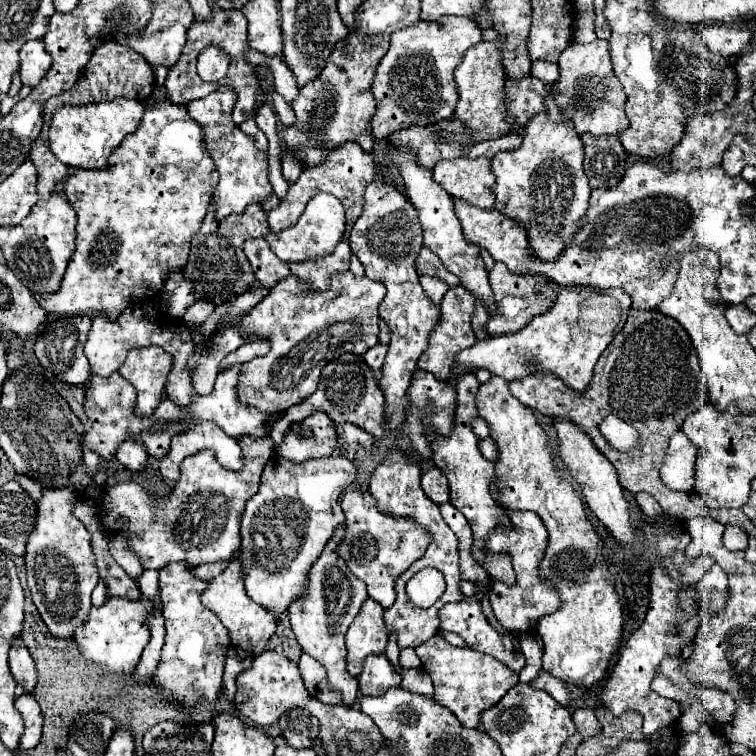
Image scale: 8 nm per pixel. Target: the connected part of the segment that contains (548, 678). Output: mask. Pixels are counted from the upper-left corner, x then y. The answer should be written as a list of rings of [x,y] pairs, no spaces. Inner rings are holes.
[[[540,671],[540,675],[530,685],[548,691],[560,705],[568,705],[568,701],[570,701],[570,693],[568,693],[566,683],[556,679],[556,677],[552,677],[552,675],[548,675],[546,671]]]

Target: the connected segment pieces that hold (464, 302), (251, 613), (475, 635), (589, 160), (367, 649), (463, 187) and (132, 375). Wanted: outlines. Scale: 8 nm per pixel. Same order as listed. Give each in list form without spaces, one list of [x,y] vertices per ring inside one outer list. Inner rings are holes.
[[[458,285],[458,287],[448,289],[440,307],[442,307],[442,323],[436,327],[436,331],[432,331],[430,341],[428,341],[428,349],[418,359],[418,367],[422,371],[436,375],[436,379],[440,379],[440,381],[446,381],[452,375],[456,353],[460,353],[462,349],[468,349],[476,343],[476,337],[474,337],[474,331],[470,325],[470,319],[476,311],[476,299],[468,291],[464,291],[464,287]]]
[[[230,561],[230,565],[210,581],[208,591],[204,591],[202,595],[202,603],[216,613],[216,617],[222,621],[222,625],[228,629],[230,641],[234,647],[252,653],[252,655],[260,655],[268,643],[268,639],[274,635],[276,631],[276,617],[272,611],[266,611],[266,607],[254,603],[244,589],[244,573],[242,573],[242,565],[240,561]]]
[[[488,581],[488,583],[484,583],[484,585],[482,585],[482,583],[474,583],[474,585],[476,585],[476,593],[474,593],[472,597],[464,597],[464,599],[458,601],[458,603],[446,603],[446,605],[440,609],[440,629],[442,629],[442,631],[452,631],[452,633],[460,635],[460,637],[466,641],[466,645],[468,645],[470,649],[476,649],[476,651],[480,651],[480,653],[488,653],[488,655],[496,657],[498,661],[506,663],[514,673],[520,673],[520,669],[526,665],[526,659],[524,659],[524,653],[522,653],[522,649],[520,649],[518,639],[516,639],[516,655],[514,655],[514,637],[512,637],[510,633],[506,633],[506,635],[498,633],[498,631],[488,623],[488,619],[486,619],[486,615],[484,615],[484,609],[482,609],[482,605],[480,605],[480,599],[482,599],[484,595],[488,595],[488,591],[492,589],[492,581]]]
[[[582,135],[586,157],[584,171],[590,179],[590,187],[616,187],[626,173],[626,151],[616,135],[592,137]]]
[[[370,597],[364,601],[360,613],[352,621],[346,633],[346,669],[352,677],[358,677],[364,667],[364,659],[372,653],[382,653],[388,641],[388,629],[384,625],[384,609]]]
[[[466,157],[440,161],[434,167],[434,179],[452,197],[472,203],[480,209],[494,209],[495,196],[492,188],[491,159],[480,157],[470,161]]]
[[[162,347],[132,349],[118,369],[138,391],[136,413],[152,415],[162,401],[166,377],[172,367],[172,357]]]

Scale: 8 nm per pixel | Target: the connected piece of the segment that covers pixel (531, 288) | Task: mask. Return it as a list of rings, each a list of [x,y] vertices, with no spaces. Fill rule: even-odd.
[[[496,263],[492,267],[490,285],[492,285],[496,309],[498,309],[498,313],[492,315],[488,325],[486,325],[486,331],[490,335],[508,335],[508,333],[516,333],[516,331],[524,329],[536,315],[546,313],[556,303],[556,297],[562,289],[558,283],[554,283],[546,275],[516,275],[516,273],[510,273],[508,267],[504,267],[504,263]]]

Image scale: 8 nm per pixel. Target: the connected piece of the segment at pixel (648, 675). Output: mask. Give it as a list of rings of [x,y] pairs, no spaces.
[[[718,565],[710,571],[710,579],[714,579],[714,585],[708,583],[706,579],[700,581],[698,591],[702,595],[700,601],[700,611],[682,625],[680,635],[674,635],[674,627],[678,627],[678,615],[680,615],[680,607],[676,603],[676,595],[678,595],[678,585],[672,583],[672,579],[666,577],[662,567],[656,567],[652,577],[650,577],[650,603],[648,603],[648,611],[646,611],[646,619],[644,623],[628,637],[626,645],[620,649],[618,653],[618,661],[612,669],[612,673],[608,675],[604,687],[600,689],[598,697],[600,701],[614,713],[620,715],[624,711],[638,711],[644,717],[644,727],[642,733],[644,735],[652,735],[662,727],[672,725],[682,713],[680,713],[680,705],[676,701],[664,699],[660,695],[656,695],[650,689],[652,677],[656,677],[656,667],[658,663],[666,657],[666,655],[684,655],[688,651],[688,647],[692,645],[696,631],[700,627],[700,623],[716,613],[720,607],[724,607],[724,599],[728,599],[728,583],[726,583],[726,575],[718,575]]]

